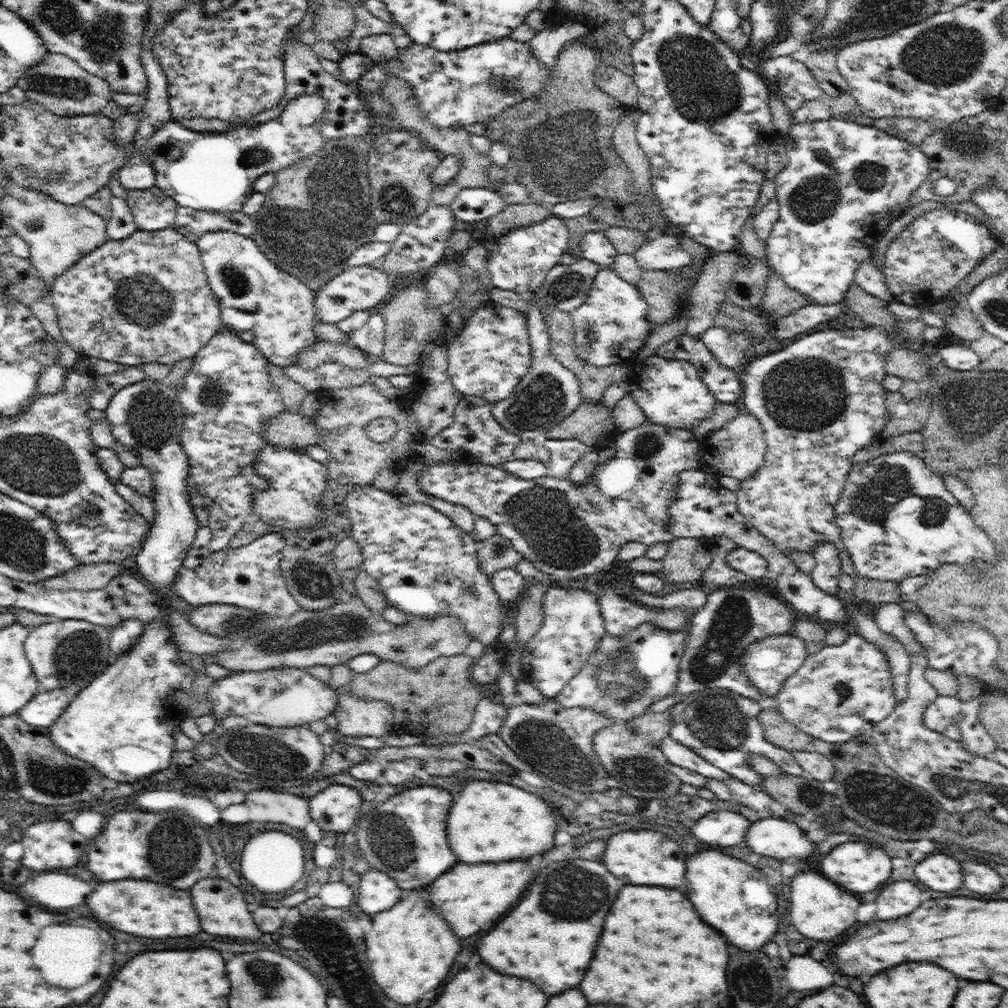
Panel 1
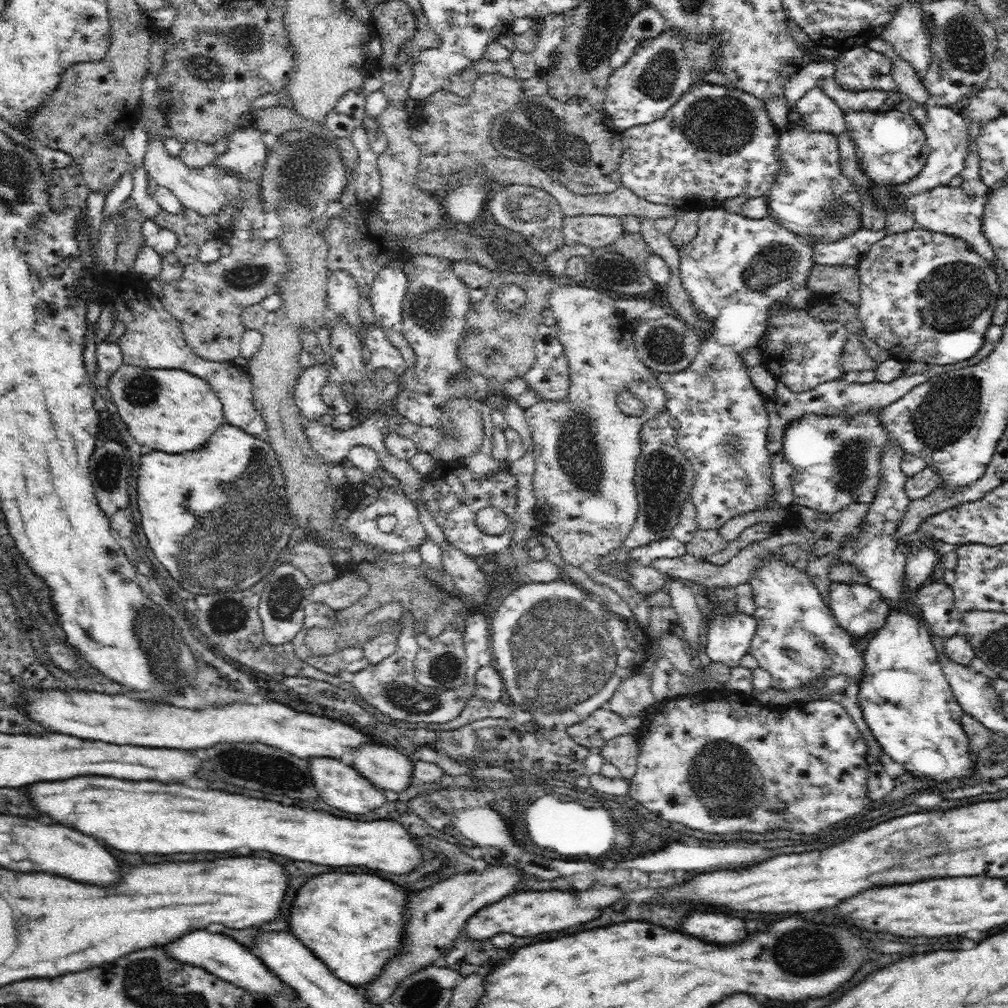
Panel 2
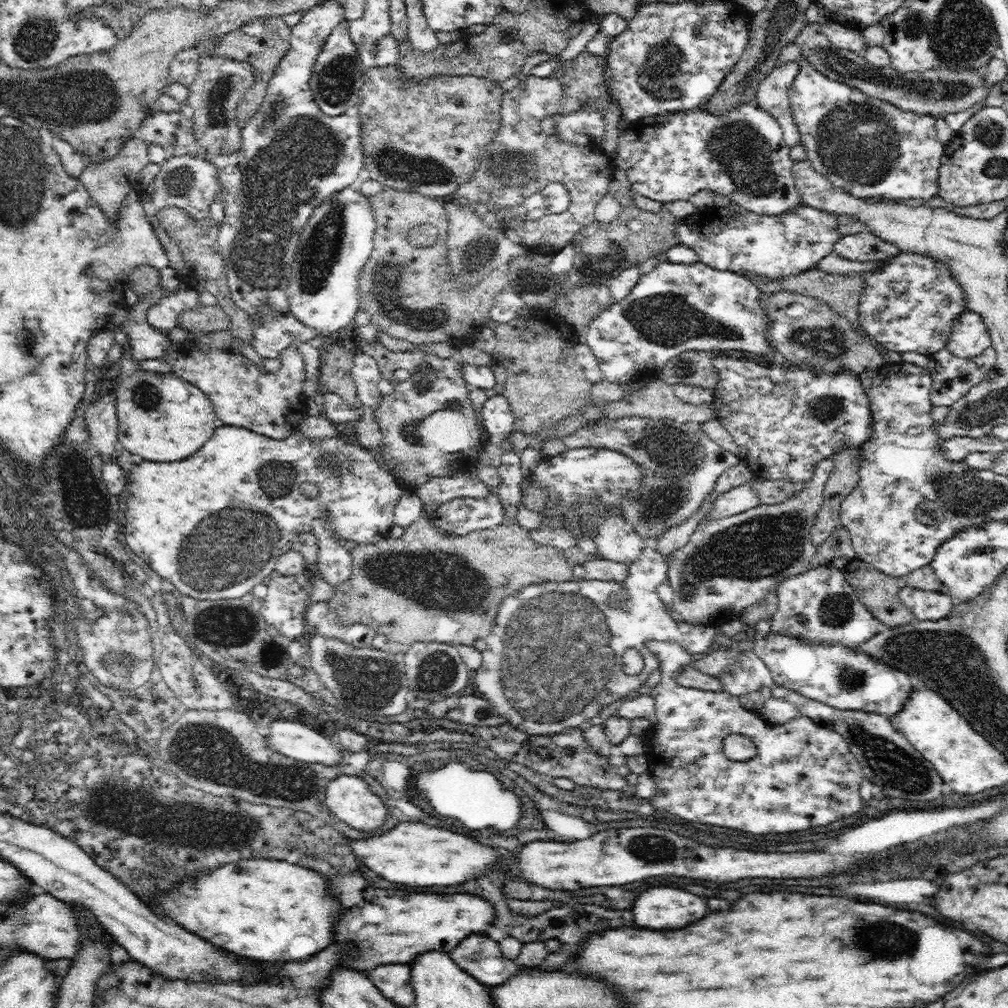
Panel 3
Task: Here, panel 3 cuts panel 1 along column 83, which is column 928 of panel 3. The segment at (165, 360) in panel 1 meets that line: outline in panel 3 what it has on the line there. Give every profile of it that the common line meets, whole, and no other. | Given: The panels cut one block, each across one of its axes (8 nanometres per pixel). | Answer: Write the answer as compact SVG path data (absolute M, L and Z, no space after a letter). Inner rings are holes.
M901 252L892 259L880 261L882 267L865 280L865 290L859 301L859 318L868 337L883 344L895 355L904 351L924 352L930 356L946 346L953 322L966 312L966 299L950 269L942 263L914 252Z

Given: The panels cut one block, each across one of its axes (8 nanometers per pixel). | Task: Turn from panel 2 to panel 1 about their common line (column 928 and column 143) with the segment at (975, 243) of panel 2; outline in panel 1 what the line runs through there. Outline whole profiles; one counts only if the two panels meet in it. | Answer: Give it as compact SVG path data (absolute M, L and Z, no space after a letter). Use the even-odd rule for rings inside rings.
M154 185L143 191L128 190L127 196L127 205L140 231L154 232L173 227L179 204L161 188Z

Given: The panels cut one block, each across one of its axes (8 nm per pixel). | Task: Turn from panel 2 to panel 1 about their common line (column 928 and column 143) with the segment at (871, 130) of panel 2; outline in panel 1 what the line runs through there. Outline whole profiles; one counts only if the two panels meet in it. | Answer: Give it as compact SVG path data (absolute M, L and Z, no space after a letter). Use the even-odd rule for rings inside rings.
M318 93L300 95L287 104L287 107L284 108L279 117L259 124L236 124L235 127L232 127L223 133L192 131L187 126L180 124L173 119L165 122L165 124L150 137L150 140L147 140L147 145L141 150L141 153L144 153L151 160L155 170L155 185L158 188L161 188L168 196L171 196L179 205L213 213L237 211L241 210L244 201L255 192L253 186L255 185L257 178L260 178L260 176L266 173L276 173L286 166L290 166L299 160L304 160L305 158L312 156L315 152L318 152L325 145L326 138L324 138L319 127L319 121L321 120L321 116L325 113L325 108L327 108L327 102L322 95L319 95Z

